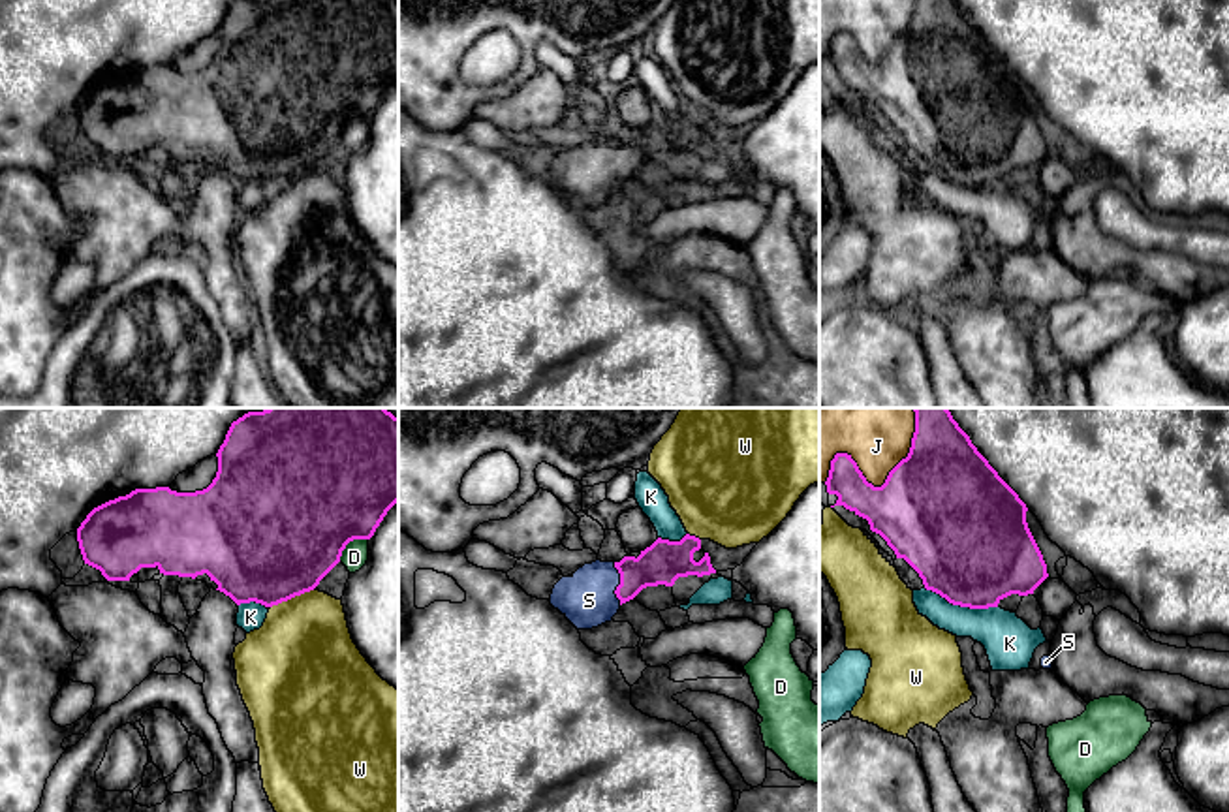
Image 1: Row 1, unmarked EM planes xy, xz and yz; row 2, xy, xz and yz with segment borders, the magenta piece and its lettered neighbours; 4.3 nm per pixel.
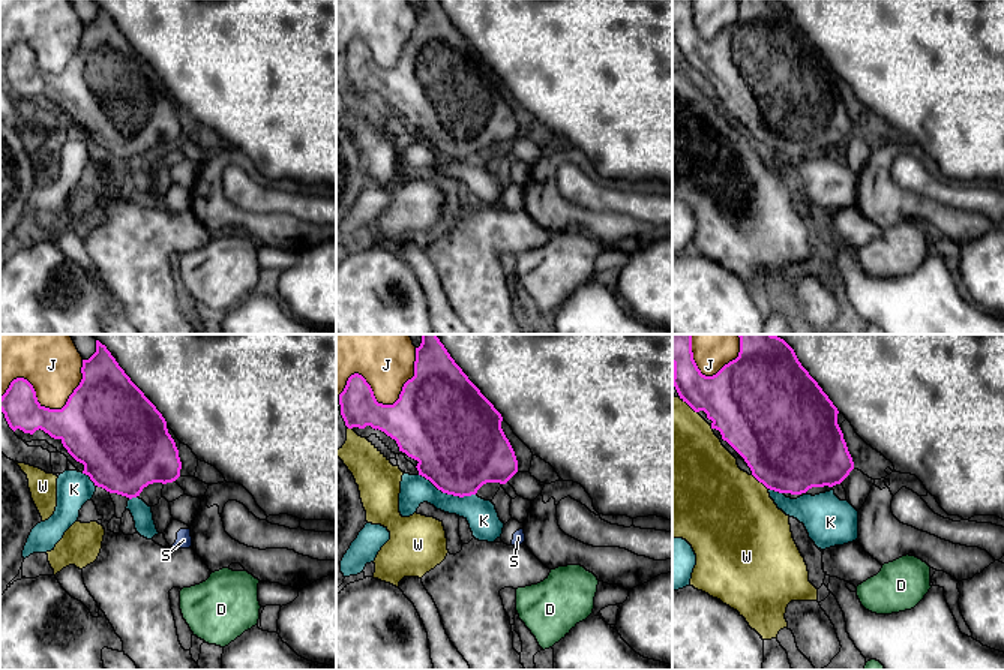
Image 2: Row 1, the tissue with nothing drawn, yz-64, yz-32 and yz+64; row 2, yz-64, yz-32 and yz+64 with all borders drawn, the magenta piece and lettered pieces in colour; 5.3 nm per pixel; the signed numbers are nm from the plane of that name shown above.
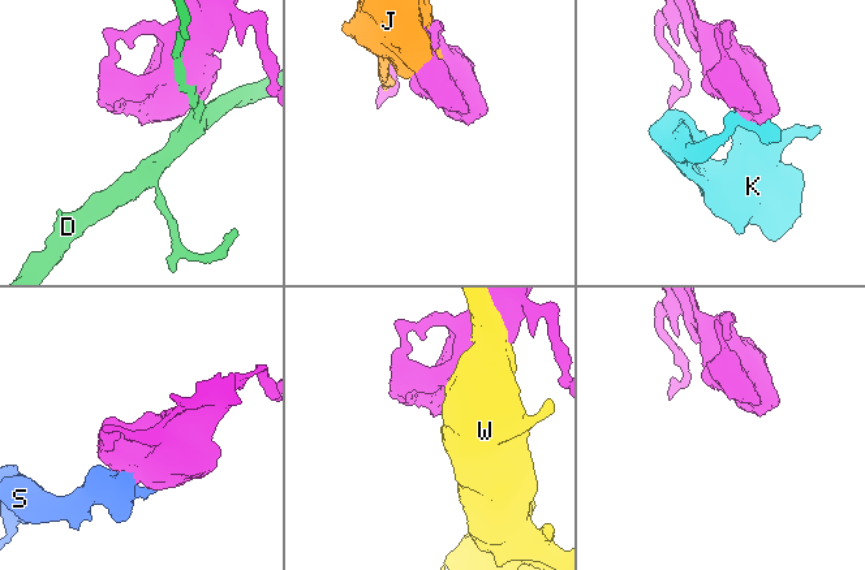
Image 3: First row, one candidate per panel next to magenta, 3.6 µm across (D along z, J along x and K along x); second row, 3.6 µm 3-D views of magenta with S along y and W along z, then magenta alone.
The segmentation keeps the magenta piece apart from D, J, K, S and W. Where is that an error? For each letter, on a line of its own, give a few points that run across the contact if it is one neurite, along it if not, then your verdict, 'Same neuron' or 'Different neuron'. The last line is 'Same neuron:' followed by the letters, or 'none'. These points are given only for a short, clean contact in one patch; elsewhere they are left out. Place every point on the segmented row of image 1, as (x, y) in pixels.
D: Different neuron
J: Different neuron
K: Line: yz (925, 587), (953, 604), (996, 608). Different neuron
S: Line: xz (662, 562), (632, 574), (621, 583), (602, 587), (589, 600). Same neuron
W: Different neuron
Same neuron: S

